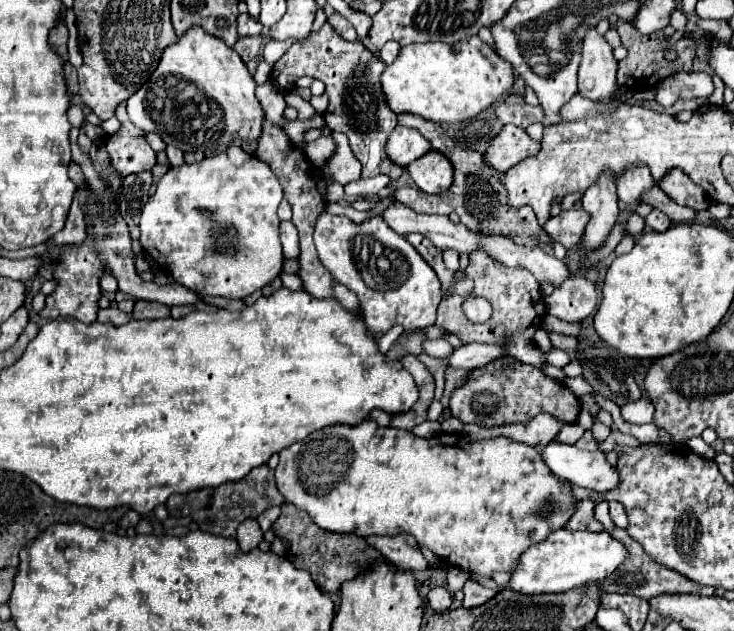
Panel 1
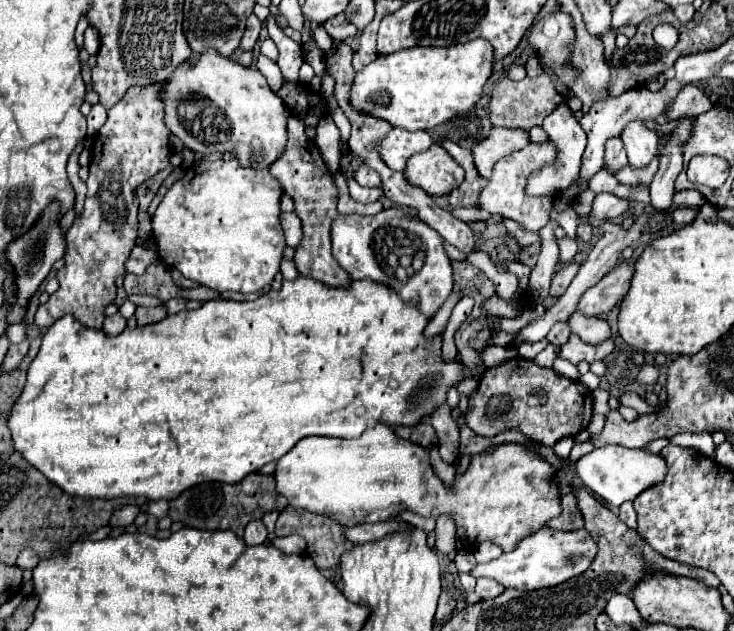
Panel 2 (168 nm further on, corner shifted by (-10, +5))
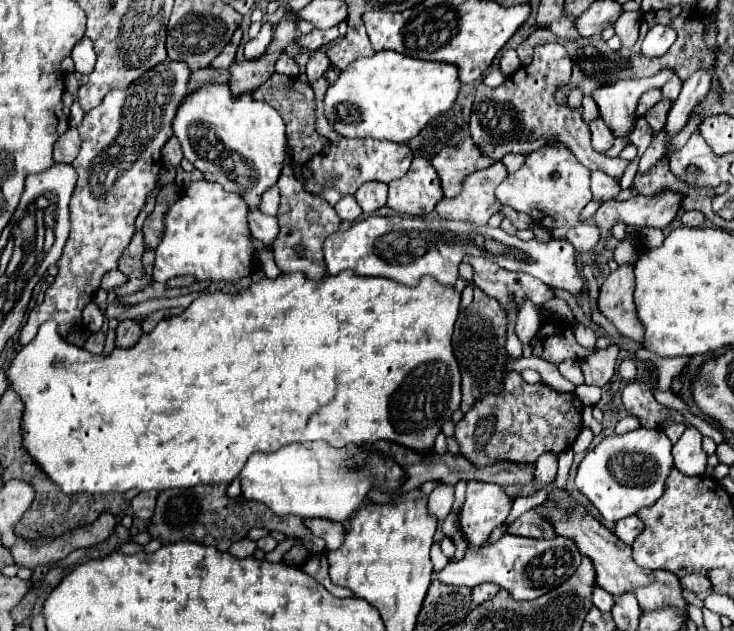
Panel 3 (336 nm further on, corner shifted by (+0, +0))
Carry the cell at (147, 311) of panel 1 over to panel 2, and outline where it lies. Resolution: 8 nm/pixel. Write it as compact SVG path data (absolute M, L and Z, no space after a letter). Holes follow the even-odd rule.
M156 306L156 308L136 308L136 322L138 326L148 326L154 322L160 322L166 318L166 308L164 306Z

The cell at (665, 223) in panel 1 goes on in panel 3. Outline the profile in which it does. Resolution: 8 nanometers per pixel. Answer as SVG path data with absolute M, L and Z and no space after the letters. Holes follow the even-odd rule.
M684 211L684 213L680 215L680 221L682 221L684 227L702 227L704 219L706 219L706 217L704 217L702 211Z

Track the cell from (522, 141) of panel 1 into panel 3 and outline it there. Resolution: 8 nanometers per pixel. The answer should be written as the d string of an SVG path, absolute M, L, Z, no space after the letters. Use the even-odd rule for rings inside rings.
M464 139L462 143L454 145L454 147L442 149L430 161L432 161L434 169L438 171L446 197L458 195L462 191L462 181L470 173L474 173L478 169L486 169L494 163L494 159L488 159L478 149L478 145L474 145L472 139Z

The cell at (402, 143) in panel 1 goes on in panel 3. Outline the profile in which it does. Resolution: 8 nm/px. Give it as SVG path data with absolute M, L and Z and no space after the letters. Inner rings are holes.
M342 139L340 143L328 143L322 153L314 155L306 165L312 169L314 179L306 181L306 191L320 195L322 199L336 205L340 197L356 193L356 189L366 181L390 183L408 171L412 163L412 149L406 143L394 141L374 141L374 139Z

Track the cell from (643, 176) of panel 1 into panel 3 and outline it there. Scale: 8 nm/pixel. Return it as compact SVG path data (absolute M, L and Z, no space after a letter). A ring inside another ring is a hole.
M664 69L648 79L632 79L632 81L616 81L612 85L604 85L592 93L592 99L600 107L600 117L610 125L610 131L616 139L624 139L630 143L630 133L636 123L636 105L644 91L652 87L662 87L666 81L676 77L674 69Z

